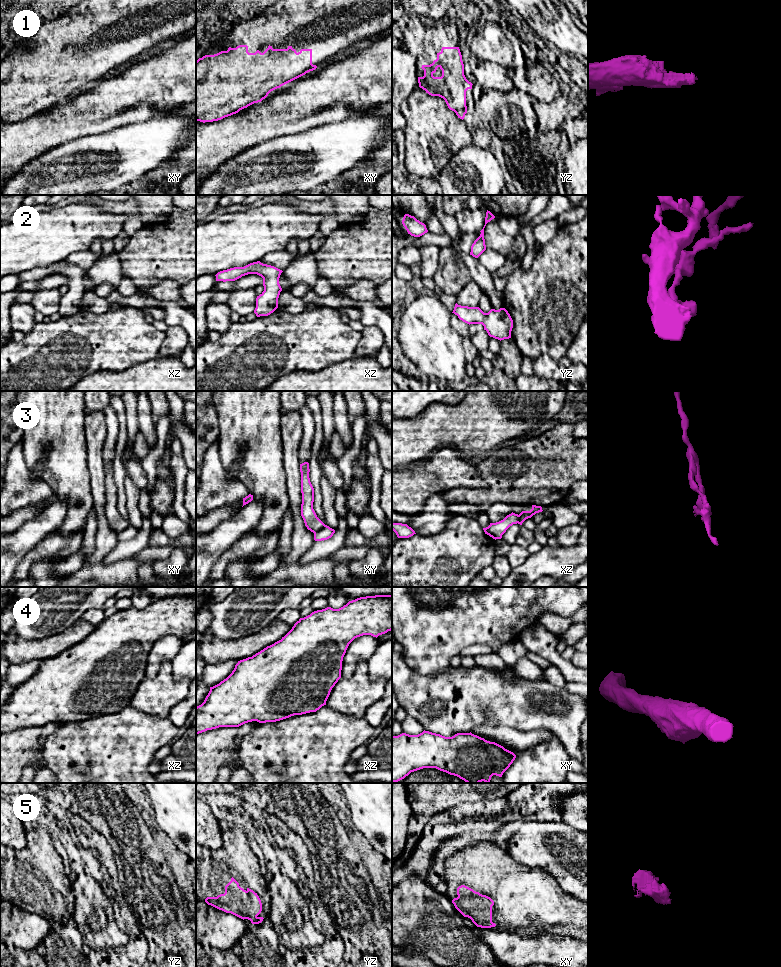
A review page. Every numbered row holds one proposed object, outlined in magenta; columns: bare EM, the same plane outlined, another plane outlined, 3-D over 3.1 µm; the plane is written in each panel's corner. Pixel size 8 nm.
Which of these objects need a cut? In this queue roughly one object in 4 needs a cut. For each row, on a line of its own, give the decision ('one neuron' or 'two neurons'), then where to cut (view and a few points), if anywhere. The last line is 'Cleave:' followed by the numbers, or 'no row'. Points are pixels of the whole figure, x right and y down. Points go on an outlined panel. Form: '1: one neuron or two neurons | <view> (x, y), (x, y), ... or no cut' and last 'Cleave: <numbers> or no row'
1: one neuron | no cut
2: one neuron | no cut
3: two neurons | xy (325, 525), (314, 533)
4: one neuron | no cut
5: one neuron | no cut
Cleave: 3

